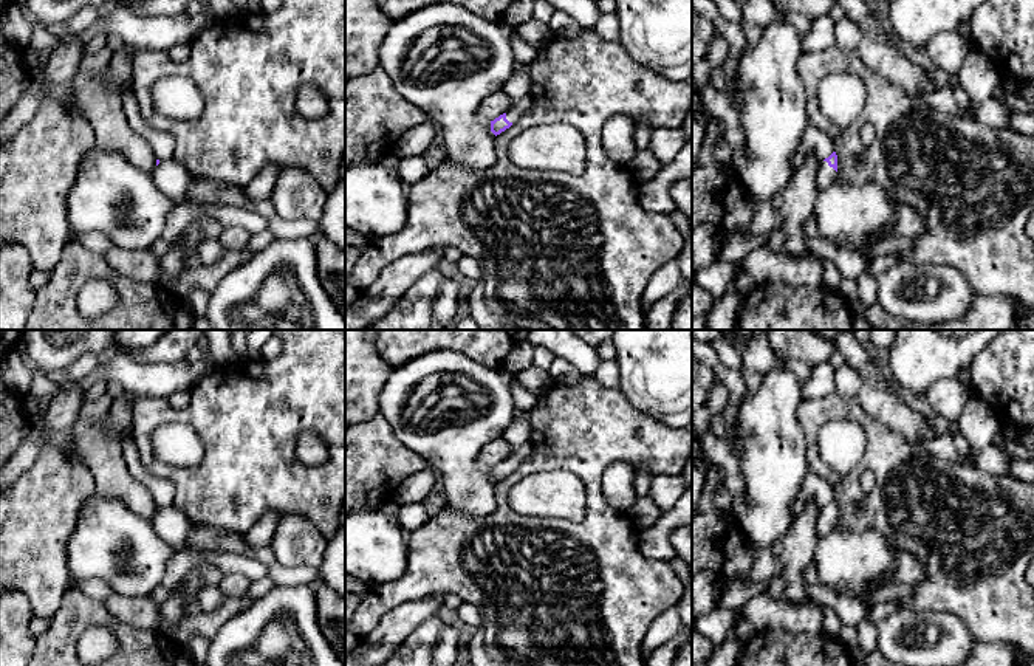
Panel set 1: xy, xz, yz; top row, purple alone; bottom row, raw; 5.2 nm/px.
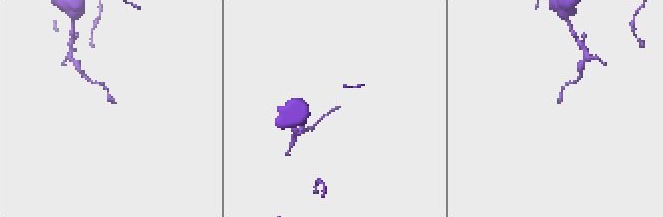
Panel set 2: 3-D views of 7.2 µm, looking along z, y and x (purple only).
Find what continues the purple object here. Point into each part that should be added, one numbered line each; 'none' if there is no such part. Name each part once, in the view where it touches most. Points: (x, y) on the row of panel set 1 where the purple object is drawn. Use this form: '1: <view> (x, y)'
1: yz (825, 175)

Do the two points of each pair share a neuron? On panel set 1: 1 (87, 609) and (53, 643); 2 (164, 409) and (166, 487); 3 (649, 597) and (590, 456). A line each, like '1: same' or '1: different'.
1: same
2: different
3: same

